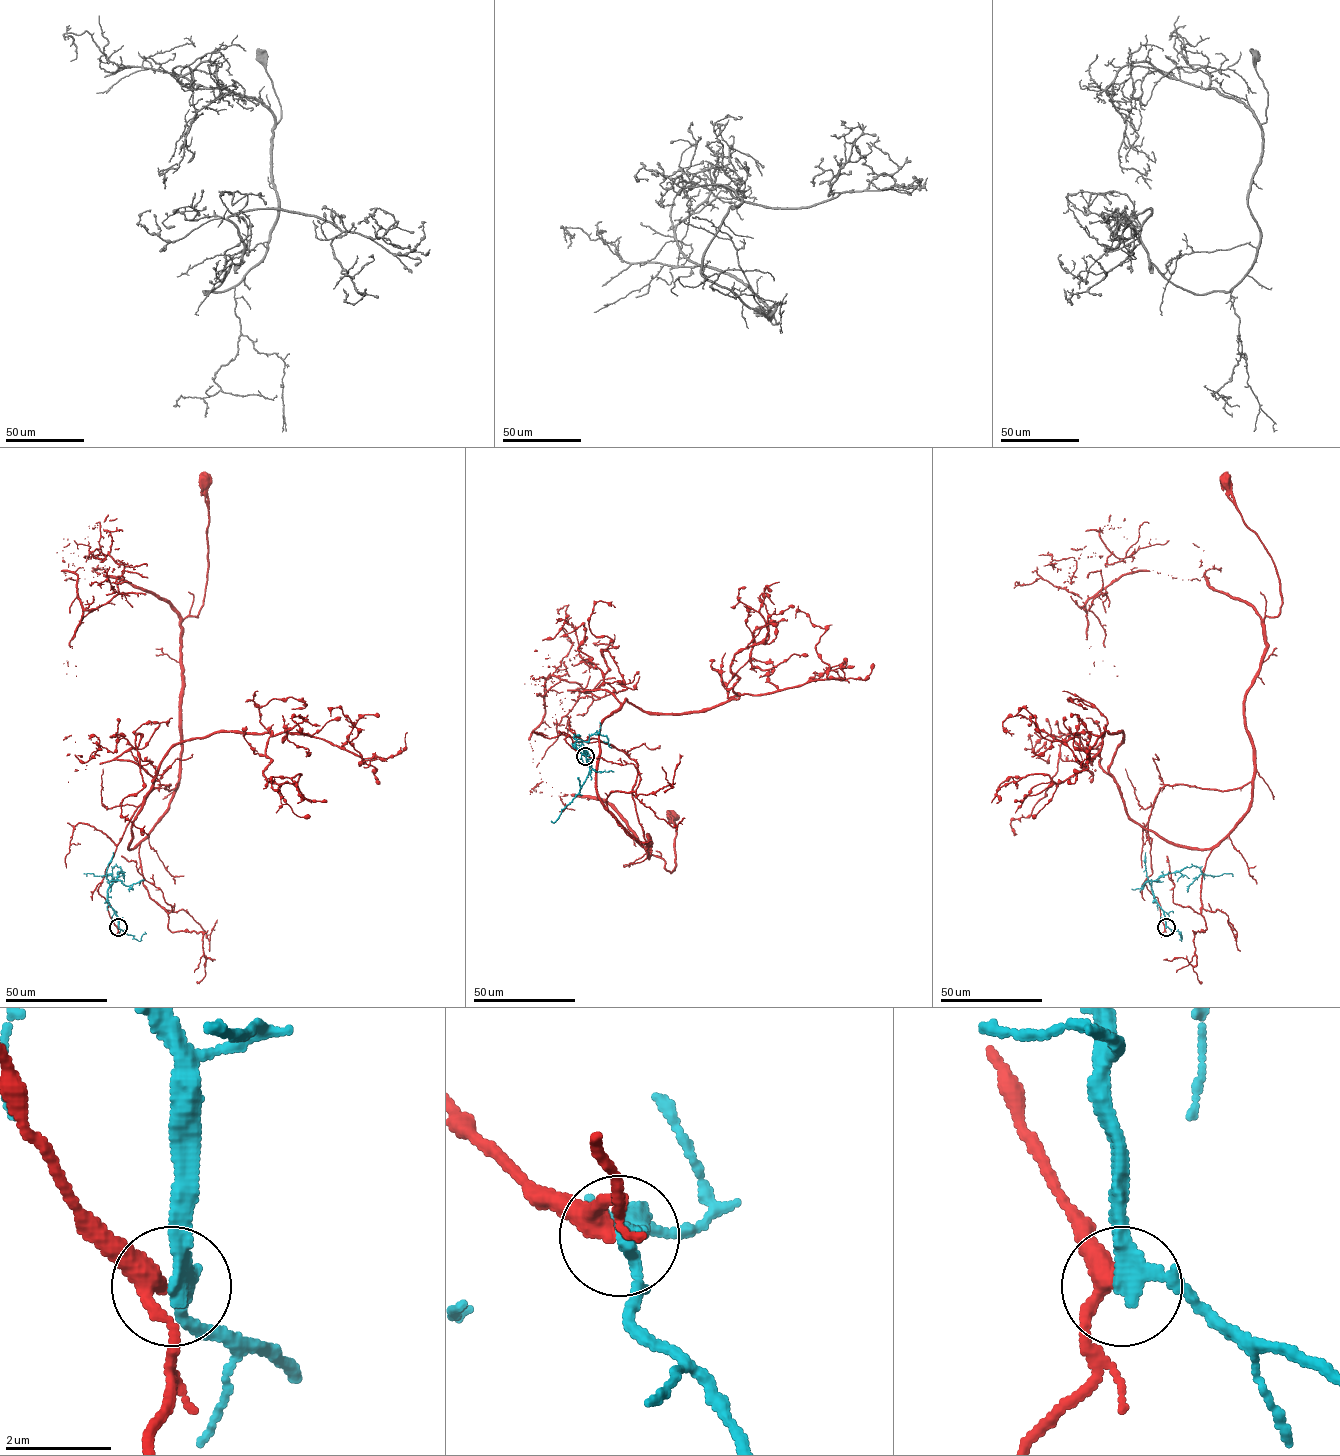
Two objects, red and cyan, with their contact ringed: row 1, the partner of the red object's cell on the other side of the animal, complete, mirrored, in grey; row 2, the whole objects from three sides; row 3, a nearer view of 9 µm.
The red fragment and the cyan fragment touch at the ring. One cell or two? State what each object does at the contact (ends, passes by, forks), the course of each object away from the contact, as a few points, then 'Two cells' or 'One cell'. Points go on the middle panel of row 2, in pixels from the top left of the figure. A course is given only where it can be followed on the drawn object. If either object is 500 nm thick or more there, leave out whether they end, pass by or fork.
At the ring red passes by. At the ring cyan passes by. Course of red: (585, 756), (568, 735), (598, 739), (636, 761), (632, 798), (649, 857), (671, 872), (670, 817). Course of cyan: (585, 756), (575, 747), (575, 742), (582, 743), (589, 771), (579, 792), (559, 818), (551, 821). Two cells

